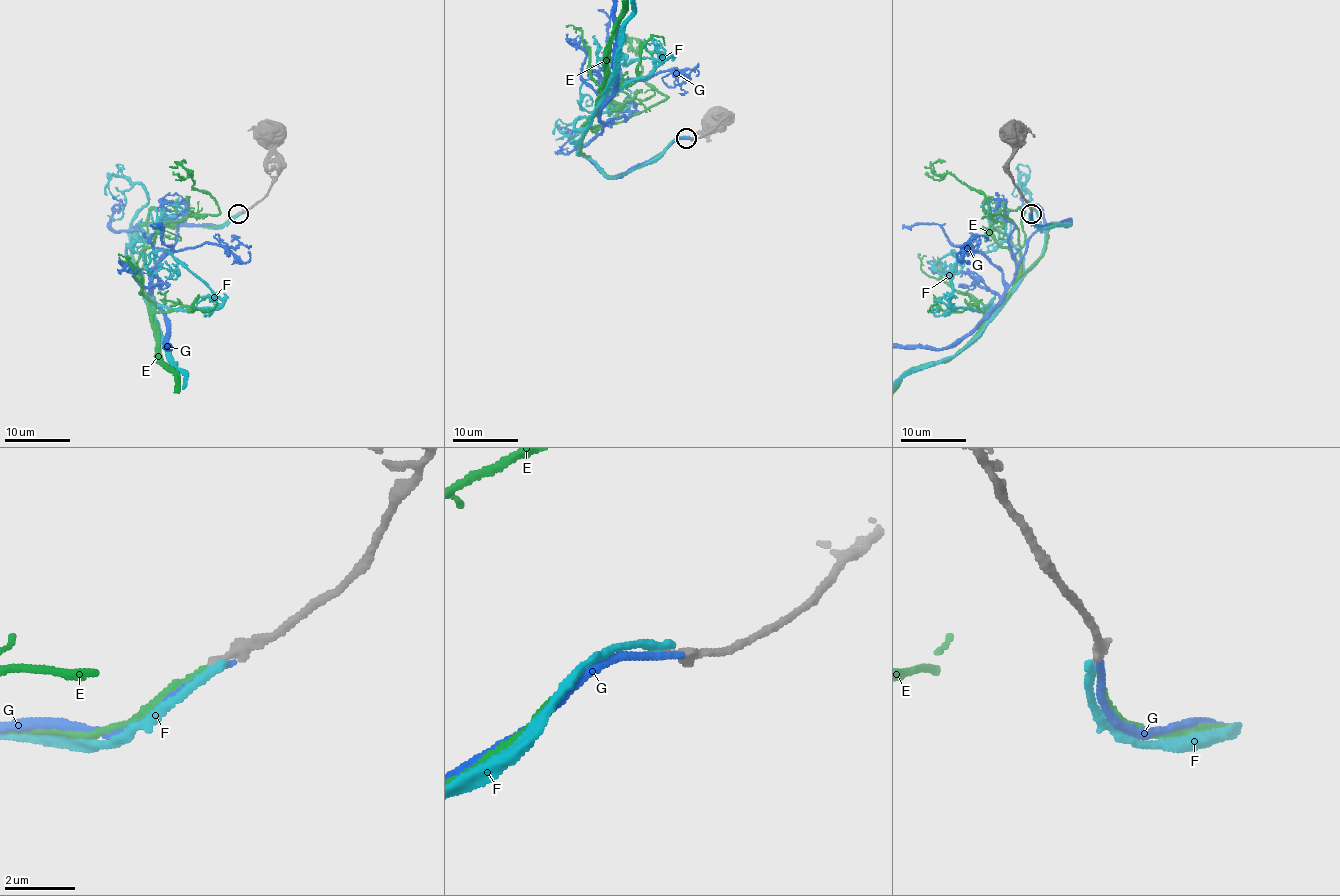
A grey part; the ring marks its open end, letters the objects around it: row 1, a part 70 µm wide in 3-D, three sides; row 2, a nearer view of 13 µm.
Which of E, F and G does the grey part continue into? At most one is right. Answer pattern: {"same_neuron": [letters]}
{"same_neuron": ["E"]}

